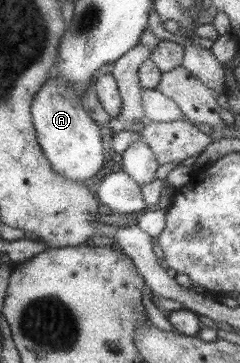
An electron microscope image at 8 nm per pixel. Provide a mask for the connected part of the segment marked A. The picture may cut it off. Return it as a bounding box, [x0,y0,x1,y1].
[29,76,104,182]

